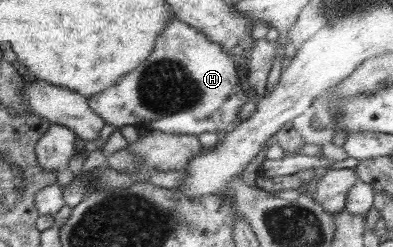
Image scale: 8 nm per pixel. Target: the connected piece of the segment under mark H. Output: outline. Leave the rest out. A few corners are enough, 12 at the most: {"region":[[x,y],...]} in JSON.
{"region":[[171,19],[87,97],[106,126],[218,137],[249,101],[221,43]]}

